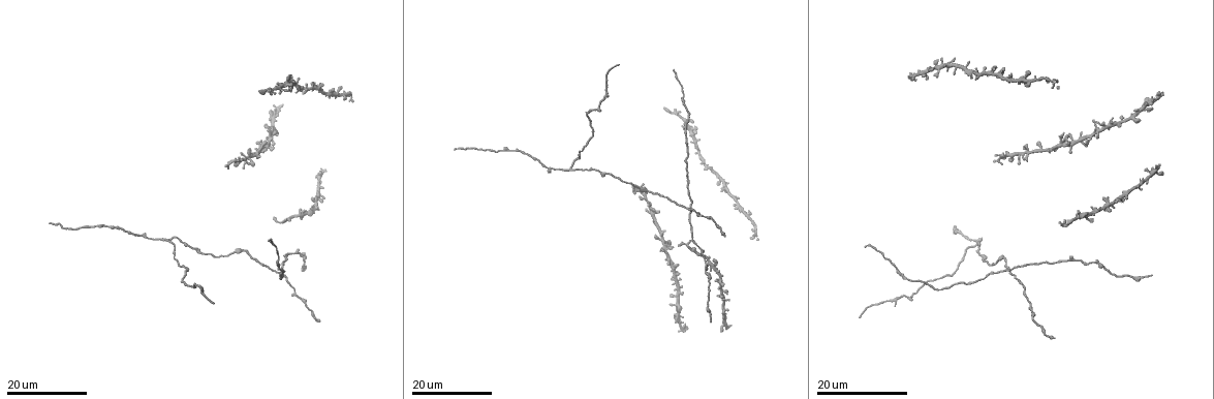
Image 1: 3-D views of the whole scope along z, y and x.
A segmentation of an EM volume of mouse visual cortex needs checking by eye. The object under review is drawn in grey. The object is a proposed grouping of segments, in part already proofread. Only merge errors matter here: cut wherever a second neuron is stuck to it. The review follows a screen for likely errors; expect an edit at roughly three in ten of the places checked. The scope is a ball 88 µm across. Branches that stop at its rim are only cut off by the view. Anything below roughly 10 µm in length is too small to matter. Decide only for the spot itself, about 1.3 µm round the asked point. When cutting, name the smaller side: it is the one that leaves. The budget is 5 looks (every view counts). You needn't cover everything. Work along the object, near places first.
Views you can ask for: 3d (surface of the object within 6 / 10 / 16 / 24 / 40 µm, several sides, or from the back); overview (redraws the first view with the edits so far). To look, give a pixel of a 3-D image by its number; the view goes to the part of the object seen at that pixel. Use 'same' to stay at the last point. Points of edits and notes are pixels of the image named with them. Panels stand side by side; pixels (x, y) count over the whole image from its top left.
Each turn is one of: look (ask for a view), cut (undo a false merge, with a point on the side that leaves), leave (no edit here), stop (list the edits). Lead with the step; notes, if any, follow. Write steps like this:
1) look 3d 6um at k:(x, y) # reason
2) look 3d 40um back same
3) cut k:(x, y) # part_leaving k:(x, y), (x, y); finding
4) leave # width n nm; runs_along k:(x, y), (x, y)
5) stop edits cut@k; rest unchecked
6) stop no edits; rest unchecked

look 3d 16um at 1:(144, 238) # three arms meet

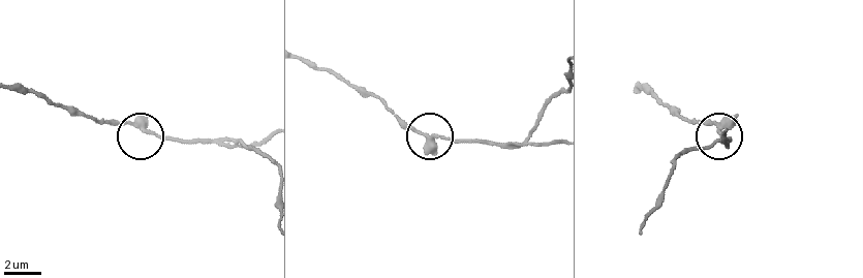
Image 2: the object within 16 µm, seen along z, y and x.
look 3d 6um at 2:(720, 131) # zoom in

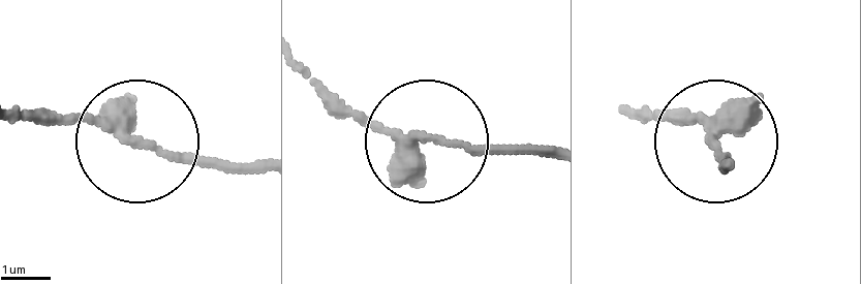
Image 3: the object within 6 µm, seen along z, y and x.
look 3d 6um back at 3:(129, 141) # other side

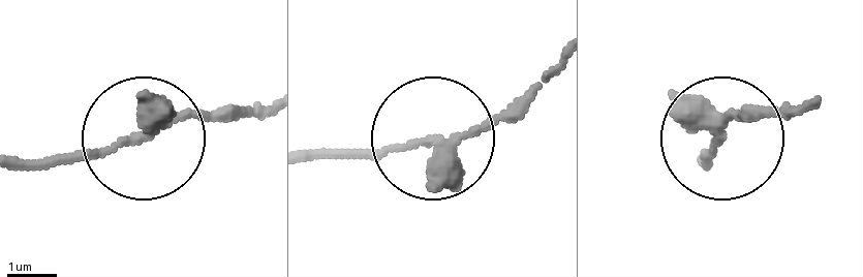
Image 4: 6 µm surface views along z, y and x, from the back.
leave # arms 3; runs_along 4:(18, 160), (80, 160), (204, 111), (248, 111); continuous, no second neuron

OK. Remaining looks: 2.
look 3d 16um at 1:(1063, 141) # looks like a crossing

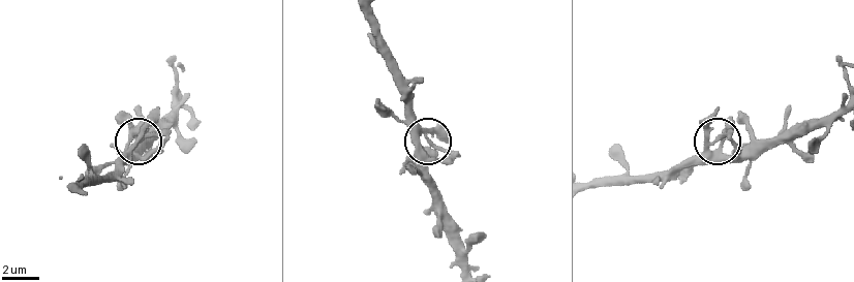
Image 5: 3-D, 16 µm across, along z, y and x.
look 3d 10um at 5:(716, 138)

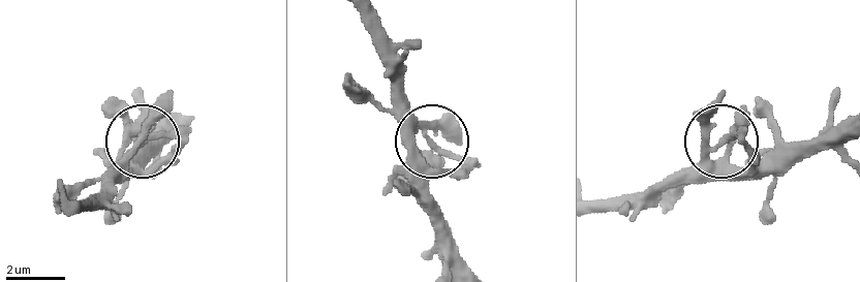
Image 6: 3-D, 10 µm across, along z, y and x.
leave # runs_along 6:(600, 211), (680, 181), (760, 102); continuous, no second neuron

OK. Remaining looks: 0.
stop no edits; rest unchecked

